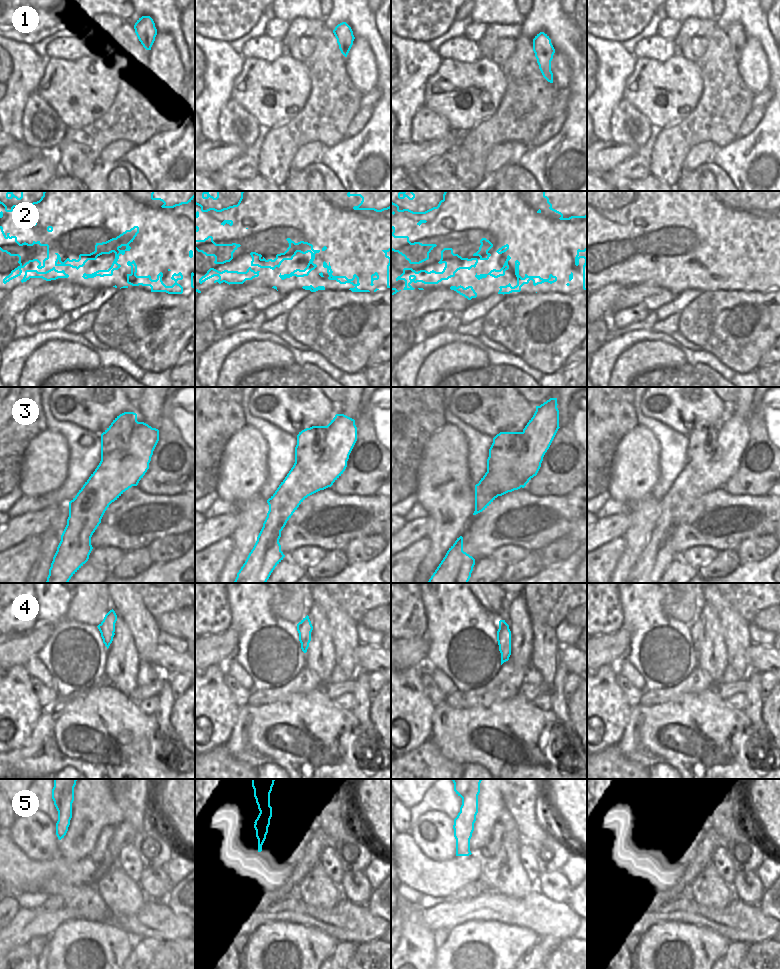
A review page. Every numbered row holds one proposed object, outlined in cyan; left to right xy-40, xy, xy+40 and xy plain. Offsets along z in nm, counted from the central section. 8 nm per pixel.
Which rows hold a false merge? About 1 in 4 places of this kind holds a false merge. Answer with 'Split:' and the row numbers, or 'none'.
Split: 3, 5.

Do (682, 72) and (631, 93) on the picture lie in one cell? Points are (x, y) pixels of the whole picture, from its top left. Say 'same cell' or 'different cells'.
same cell

